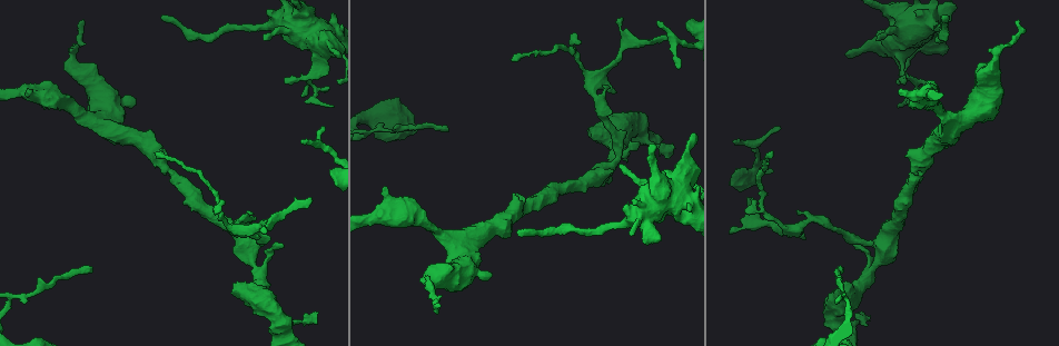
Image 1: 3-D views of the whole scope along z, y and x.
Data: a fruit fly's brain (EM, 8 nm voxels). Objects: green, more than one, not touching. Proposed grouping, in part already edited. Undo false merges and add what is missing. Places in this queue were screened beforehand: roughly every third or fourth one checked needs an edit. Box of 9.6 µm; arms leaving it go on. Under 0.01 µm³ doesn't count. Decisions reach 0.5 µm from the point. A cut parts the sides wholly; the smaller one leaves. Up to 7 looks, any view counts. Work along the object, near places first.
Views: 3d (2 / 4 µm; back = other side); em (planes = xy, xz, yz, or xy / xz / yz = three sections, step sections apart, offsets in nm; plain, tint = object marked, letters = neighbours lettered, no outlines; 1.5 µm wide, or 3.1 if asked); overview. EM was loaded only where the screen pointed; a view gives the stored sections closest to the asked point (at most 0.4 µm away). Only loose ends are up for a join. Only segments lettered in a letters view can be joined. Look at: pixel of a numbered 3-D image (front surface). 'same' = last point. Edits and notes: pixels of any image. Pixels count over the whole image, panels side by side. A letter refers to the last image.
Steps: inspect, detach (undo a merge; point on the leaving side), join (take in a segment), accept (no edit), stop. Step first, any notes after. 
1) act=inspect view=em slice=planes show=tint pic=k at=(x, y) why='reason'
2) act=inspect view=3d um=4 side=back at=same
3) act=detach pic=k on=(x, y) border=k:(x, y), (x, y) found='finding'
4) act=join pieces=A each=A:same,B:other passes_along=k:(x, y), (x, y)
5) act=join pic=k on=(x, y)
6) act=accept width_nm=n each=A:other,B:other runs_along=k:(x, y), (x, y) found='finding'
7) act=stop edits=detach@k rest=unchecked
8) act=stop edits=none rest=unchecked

act=inspect view=em slice=planes show=tint pic=1 at=(307, 79) why='abrupt turn'

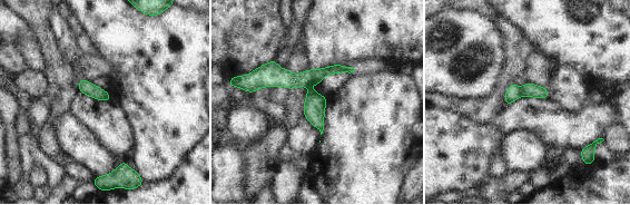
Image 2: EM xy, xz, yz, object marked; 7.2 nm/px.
act=inspect view=em slice=planes show=letters at=same why='see the neighbours'

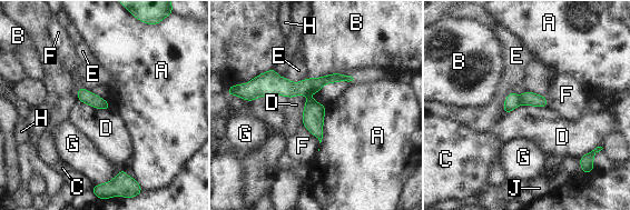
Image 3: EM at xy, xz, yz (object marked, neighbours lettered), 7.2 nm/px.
act=detach pic=3 on=(528, 98) each=A:other,B:other,C:other,D:other,E:other,F:other,G:other,H:other,J:other border=3:(519, 96), (521, 103) found='two neurons meet here'

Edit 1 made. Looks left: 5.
act=inspect view=em slice=yz step=8 show=tint pic=1 at=(747, 197) why='an open end'

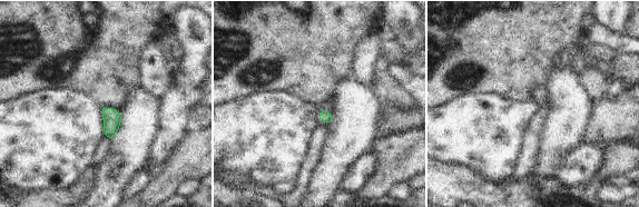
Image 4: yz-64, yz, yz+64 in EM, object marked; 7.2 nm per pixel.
act=inspect view=em slice=planes show=tint at=same

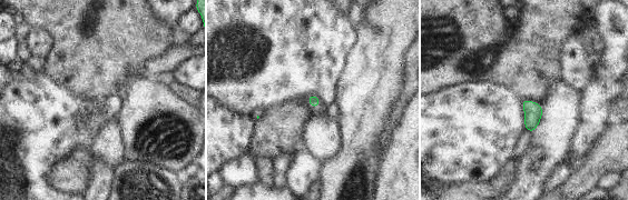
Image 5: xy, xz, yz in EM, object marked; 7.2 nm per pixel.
act=inspect view=em slice=planes show=letters at=same

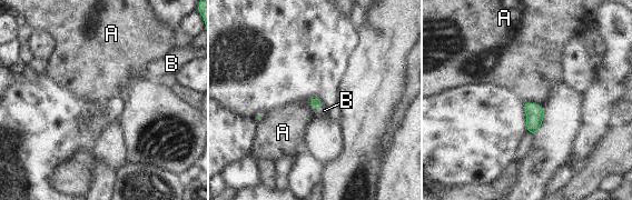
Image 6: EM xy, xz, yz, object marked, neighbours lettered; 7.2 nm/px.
act=join pieces=B each=A:other,B:same passes_along=6:(315, 102), (321, 107), (324, 110) found='it goes on there'

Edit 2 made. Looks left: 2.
act=inspect view=em slice=yz step=4 show=tint pic=1 at=(288, 327) why='a narrow waist'

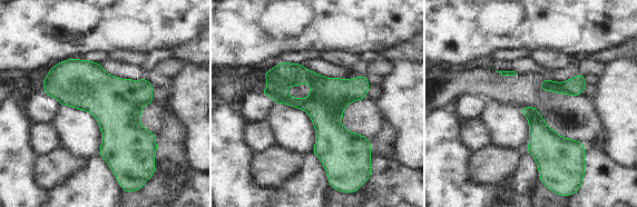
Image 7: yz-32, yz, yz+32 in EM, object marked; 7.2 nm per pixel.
act=inspect view=em slice=planes show=letters at=same why='another direction'

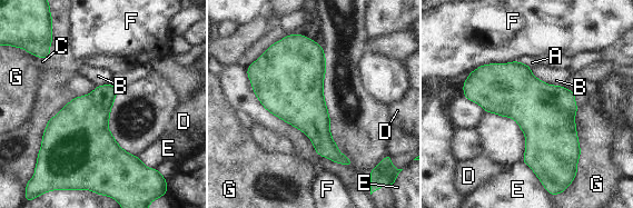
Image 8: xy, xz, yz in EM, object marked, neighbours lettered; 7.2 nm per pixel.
act=accept each=A:other,B:other,C:other,D:other,E:other,F:other,G:other border=8:(530, 68), (545, 82), (562, 86) found='all the same neuron'

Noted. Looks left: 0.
act=stop edits=detach@3,join@6 rest=unchecked

